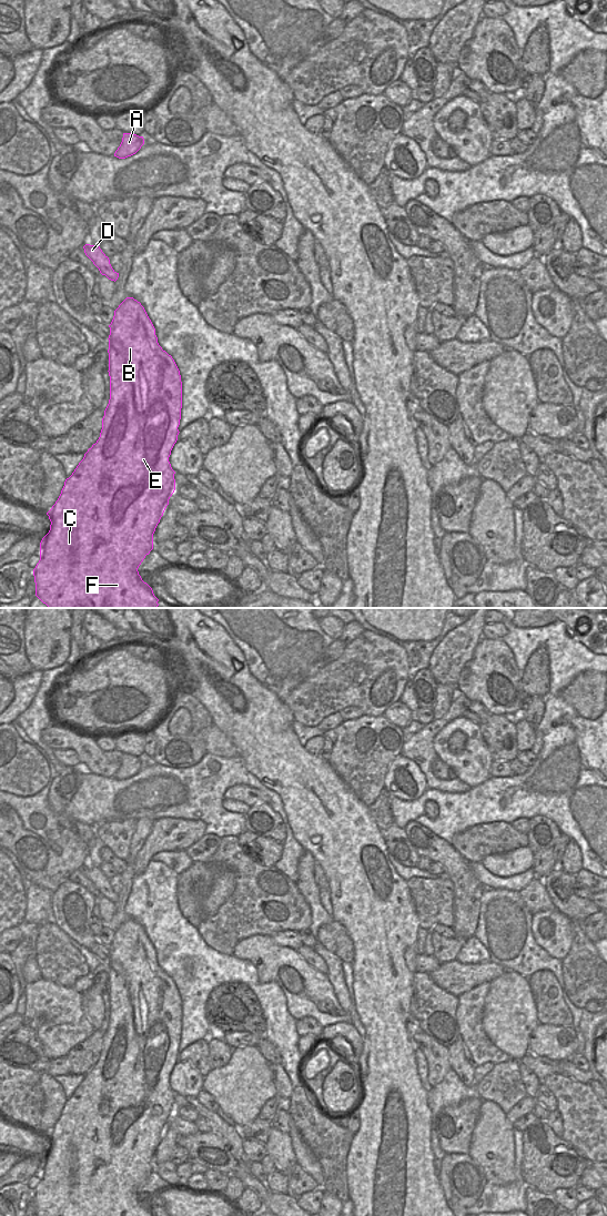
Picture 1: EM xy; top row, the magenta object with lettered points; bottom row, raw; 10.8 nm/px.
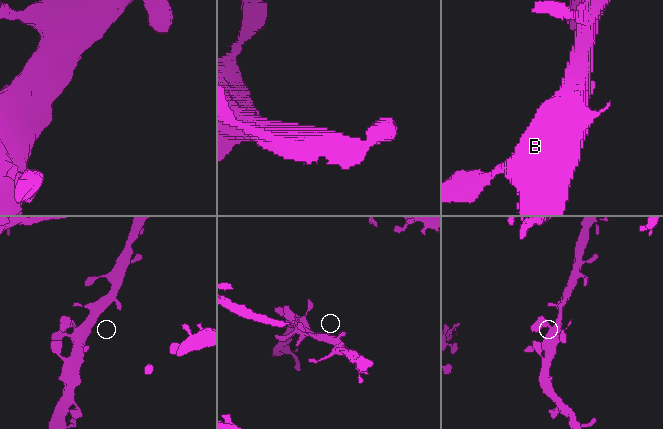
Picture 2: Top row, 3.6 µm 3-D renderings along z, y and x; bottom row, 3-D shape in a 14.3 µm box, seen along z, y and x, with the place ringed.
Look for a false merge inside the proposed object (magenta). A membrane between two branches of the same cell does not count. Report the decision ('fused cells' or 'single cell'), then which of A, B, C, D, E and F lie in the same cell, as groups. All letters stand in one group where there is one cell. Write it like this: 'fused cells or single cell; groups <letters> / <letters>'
single cell; groups A B C D E F

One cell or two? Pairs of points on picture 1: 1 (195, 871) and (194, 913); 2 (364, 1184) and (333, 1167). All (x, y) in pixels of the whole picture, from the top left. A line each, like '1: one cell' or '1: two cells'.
1: one cell
2: two cells

